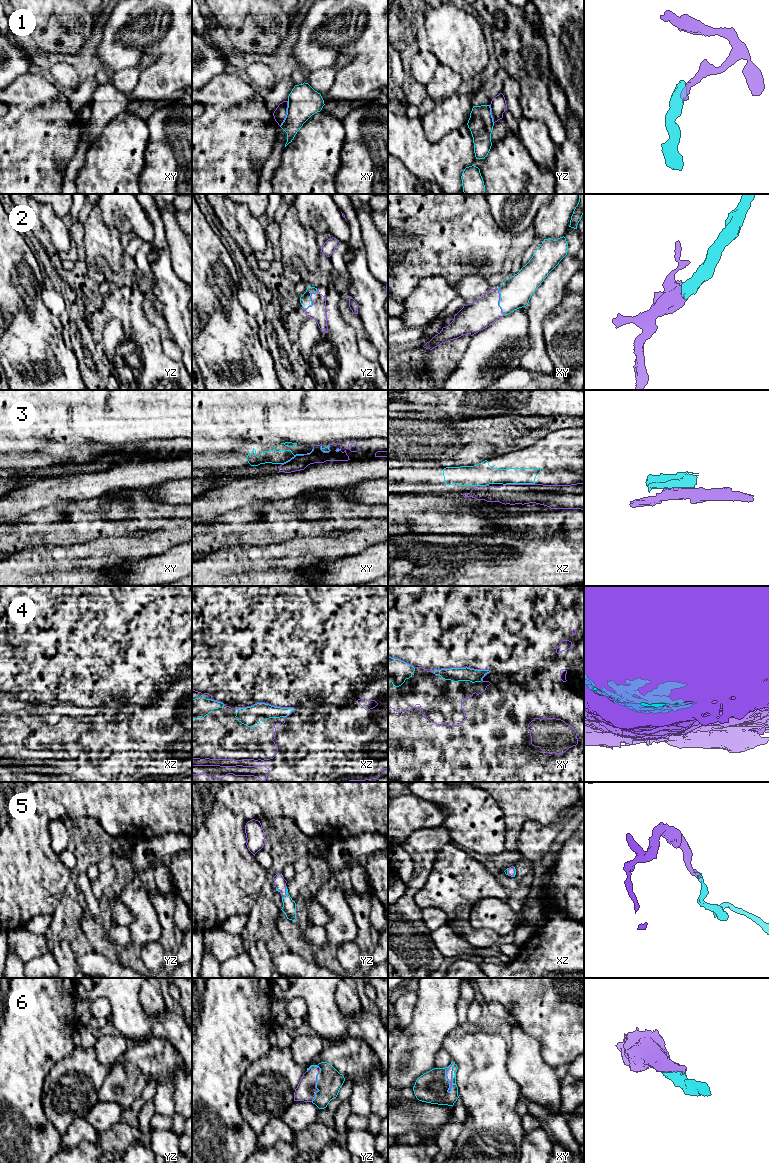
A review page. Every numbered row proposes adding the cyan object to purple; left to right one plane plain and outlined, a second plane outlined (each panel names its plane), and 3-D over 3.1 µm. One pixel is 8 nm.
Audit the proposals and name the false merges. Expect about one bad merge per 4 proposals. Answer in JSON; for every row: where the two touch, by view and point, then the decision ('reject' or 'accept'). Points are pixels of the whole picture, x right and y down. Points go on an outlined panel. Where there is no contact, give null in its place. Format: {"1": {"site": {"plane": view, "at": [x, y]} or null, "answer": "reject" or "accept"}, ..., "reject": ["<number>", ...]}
{"1": {"site": {"plane": "xy", "at": [286, 114]}, "answer": "reject"}, "2": {"site": {"plane": "yz", "at": [311, 300]}, "answer": "accept"}, "3": {"site": {"plane": "xz", "at": [518, 484]}, "answer": "reject"}, "4": {"site": {"plane": "xz", "at": [265, 703]}, "answer": "accept"}, "5": {"site": {"plane": "yz", "at": [285, 893]}, "answer": "accept"}, "6": {"site": {"plane": "xy", "at": [451, 1079]}, "answer": "accept"}, "reject": ["1", "3"]}

